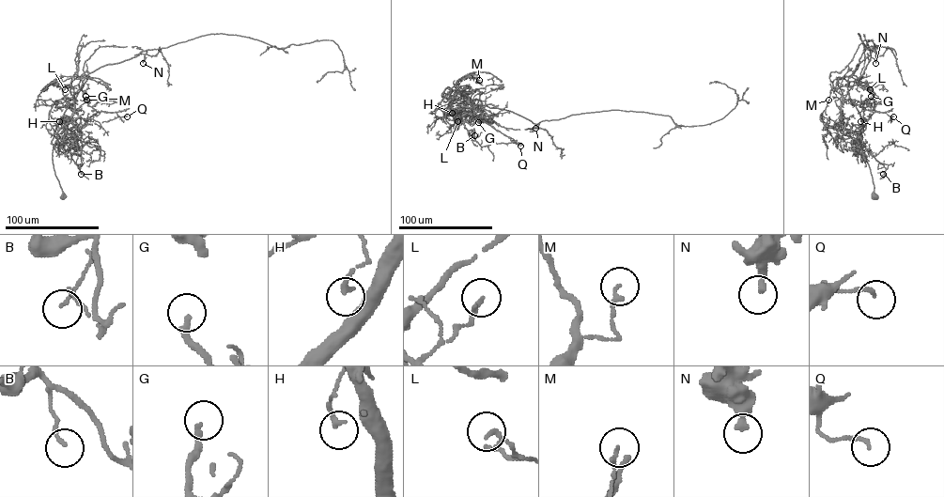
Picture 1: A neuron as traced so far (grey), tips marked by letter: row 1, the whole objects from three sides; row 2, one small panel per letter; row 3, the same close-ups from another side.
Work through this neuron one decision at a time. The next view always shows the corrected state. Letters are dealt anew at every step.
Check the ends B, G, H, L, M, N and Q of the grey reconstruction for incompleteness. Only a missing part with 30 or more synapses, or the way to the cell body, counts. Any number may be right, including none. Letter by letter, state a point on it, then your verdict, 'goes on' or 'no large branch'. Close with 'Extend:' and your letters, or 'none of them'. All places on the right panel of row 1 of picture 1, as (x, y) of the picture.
B: place (883, 174); no large branch
G: place (871, 96); goes on
H: place (860, 121); no large branch
L: place (870, 89); no large branch
M: place (828, 100); no large branch
N: place (875, 63); no large branch
Q: place (893, 116); no large branch
Extend: G

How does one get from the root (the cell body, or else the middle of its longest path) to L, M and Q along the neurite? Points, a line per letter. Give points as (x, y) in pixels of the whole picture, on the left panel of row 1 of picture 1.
L: (64, 196), (52, 152), (57, 132), (74, 108), (73, 88), (68, 85), (65, 89)
M: (64, 196), (54, 168), (53, 147), (59, 137), (58, 131), (78, 117), (79, 107), (86, 100)
Q: (64, 196), (54, 168), (53, 147), (78, 140), (82, 126), (97, 112), (116, 112), (119, 116), (127, 116)

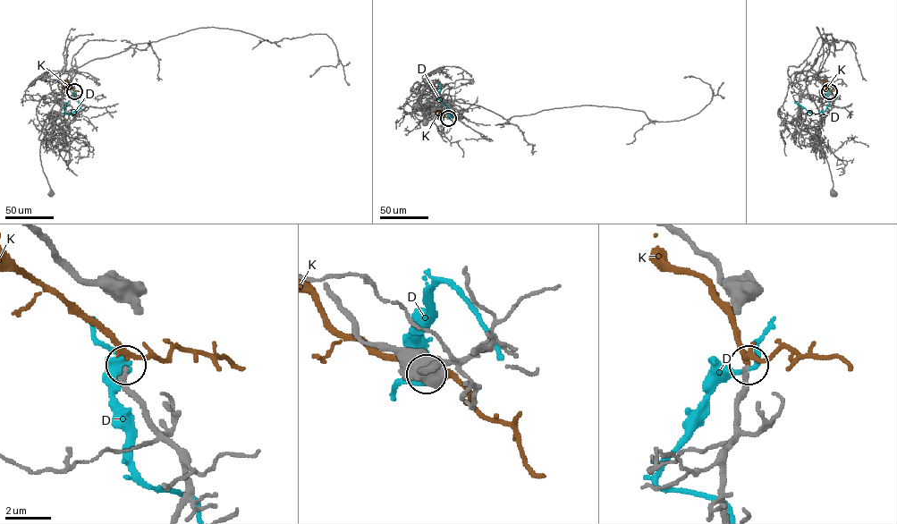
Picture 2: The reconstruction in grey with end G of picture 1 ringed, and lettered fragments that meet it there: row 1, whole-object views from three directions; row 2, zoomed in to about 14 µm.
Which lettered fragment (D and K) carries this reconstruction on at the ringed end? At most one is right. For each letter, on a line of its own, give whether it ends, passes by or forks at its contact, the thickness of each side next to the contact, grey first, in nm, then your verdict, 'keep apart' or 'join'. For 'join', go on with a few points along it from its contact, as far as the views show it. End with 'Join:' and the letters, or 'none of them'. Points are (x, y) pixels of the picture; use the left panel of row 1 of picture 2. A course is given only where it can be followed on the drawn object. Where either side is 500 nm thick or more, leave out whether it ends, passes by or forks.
D: it passes by; calibres 280 and 280 nm; keep apart
K: it passes by; calibres 280 and 200 nm; join; course (74, 91), (70, 87), (63, 89), (67, 86)
Join: K

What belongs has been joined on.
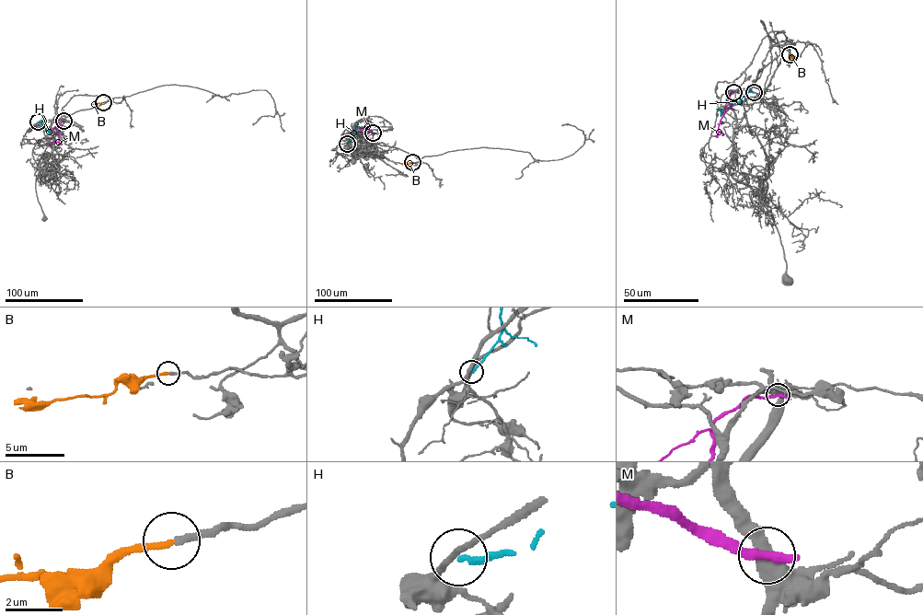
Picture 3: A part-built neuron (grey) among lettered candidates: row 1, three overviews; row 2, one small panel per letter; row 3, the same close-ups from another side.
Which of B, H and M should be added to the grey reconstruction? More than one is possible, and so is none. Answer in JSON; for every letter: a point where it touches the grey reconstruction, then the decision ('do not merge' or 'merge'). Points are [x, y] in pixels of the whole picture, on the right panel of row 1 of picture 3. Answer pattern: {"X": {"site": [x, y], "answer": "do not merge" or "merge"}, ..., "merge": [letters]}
{"B": {"site": [790, 54], "answer": "merge"}, "H": {"site": [754, 92], "answer": "do not merge"}, "M": {"site": [733, 92], "answer": "do not merge"}, "merge": ["B"]}

